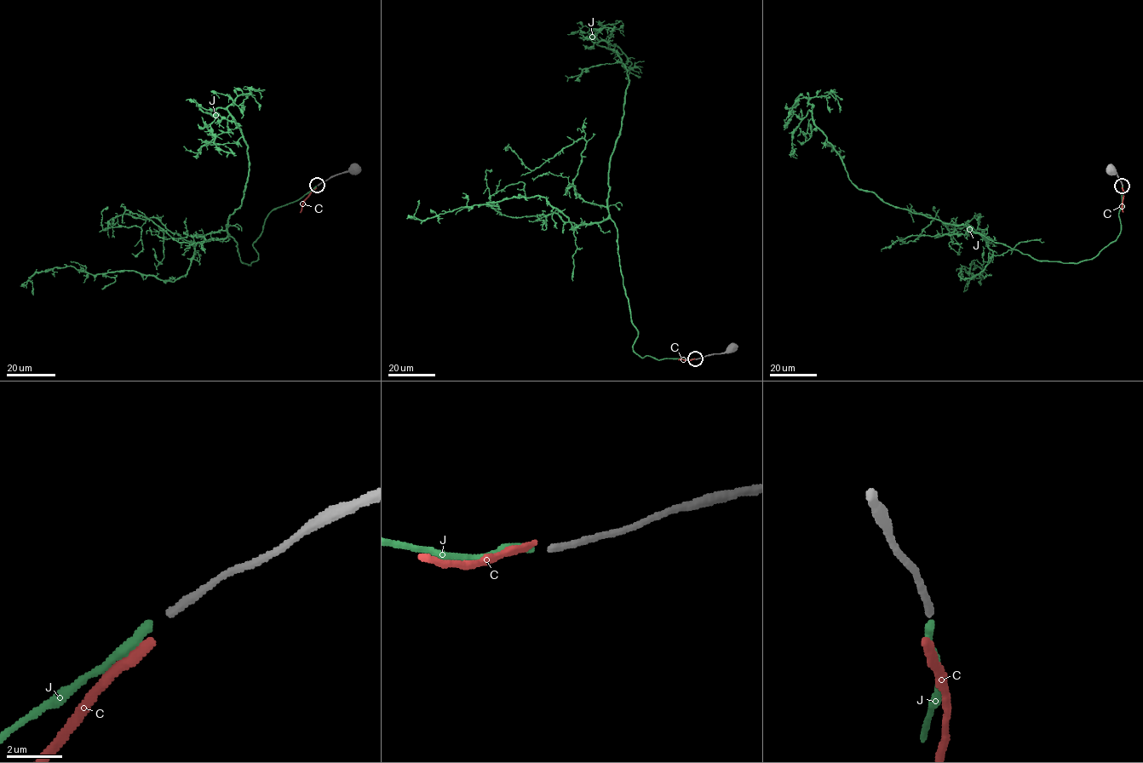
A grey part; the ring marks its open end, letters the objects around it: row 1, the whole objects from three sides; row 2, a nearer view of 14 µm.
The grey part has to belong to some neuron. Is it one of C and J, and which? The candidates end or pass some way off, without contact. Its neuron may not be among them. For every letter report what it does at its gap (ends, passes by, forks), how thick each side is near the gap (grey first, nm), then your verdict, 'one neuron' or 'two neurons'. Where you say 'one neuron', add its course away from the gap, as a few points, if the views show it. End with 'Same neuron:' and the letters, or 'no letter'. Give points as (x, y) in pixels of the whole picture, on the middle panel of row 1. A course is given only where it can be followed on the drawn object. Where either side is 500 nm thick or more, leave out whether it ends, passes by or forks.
C: it ends there; 260 nm thick on the grey side, 320 nm on the other; two neurons
J: it ends there; 260 nm thick on the grey side, 280 nm on the other; one neuron; it runs (694, 358), (633, 350), (607, 209), (628, 78), (591, 34), (605, 28)
Same neuron: J

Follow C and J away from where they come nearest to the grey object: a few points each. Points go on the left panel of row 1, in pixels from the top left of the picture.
C: (317, 187), (305, 200), (300, 212)
J: (316, 186), (270, 212), (258, 259), (244, 263), (227, 226), (247, 145), (218, 108), (210, 127), (225, 146)

